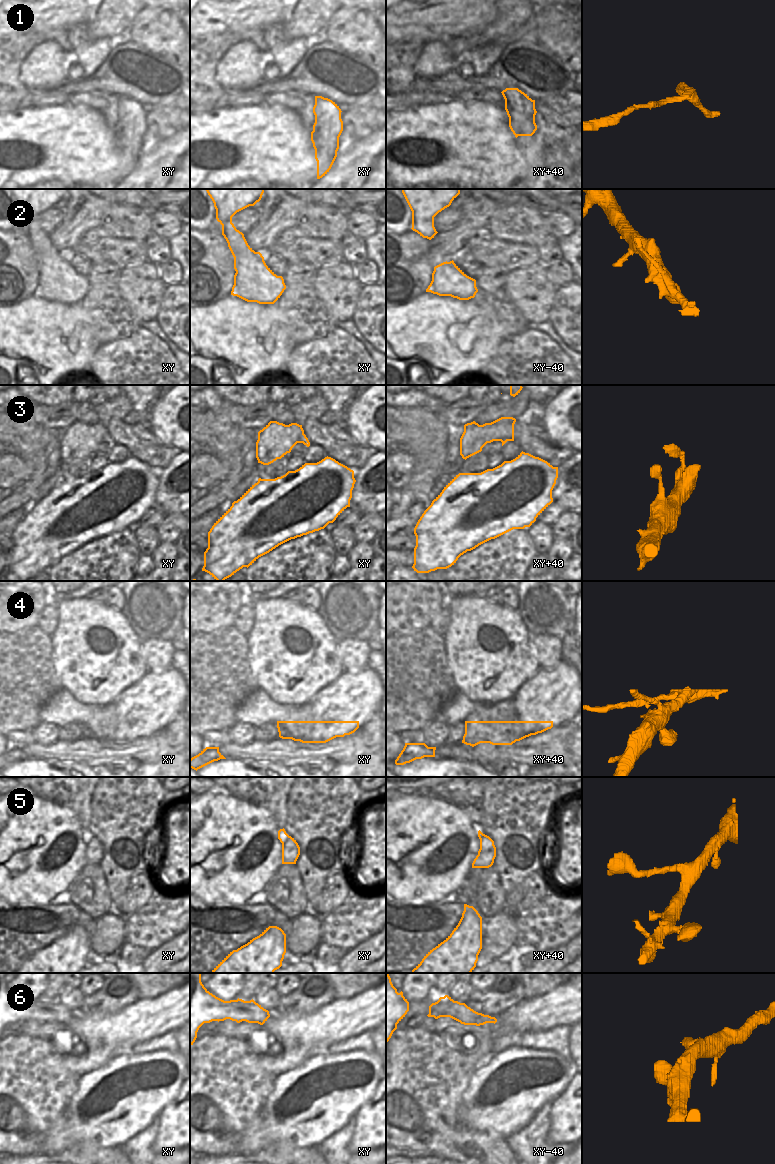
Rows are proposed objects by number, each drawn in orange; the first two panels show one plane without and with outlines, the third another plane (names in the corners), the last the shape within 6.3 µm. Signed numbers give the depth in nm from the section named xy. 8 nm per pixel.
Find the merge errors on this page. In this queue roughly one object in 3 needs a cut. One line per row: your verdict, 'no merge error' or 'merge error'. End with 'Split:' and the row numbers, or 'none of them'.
1: no merge error
2: no merge error
3: no merge error
4: merge error
5: no merge error
6: no merge error
Split: 4

